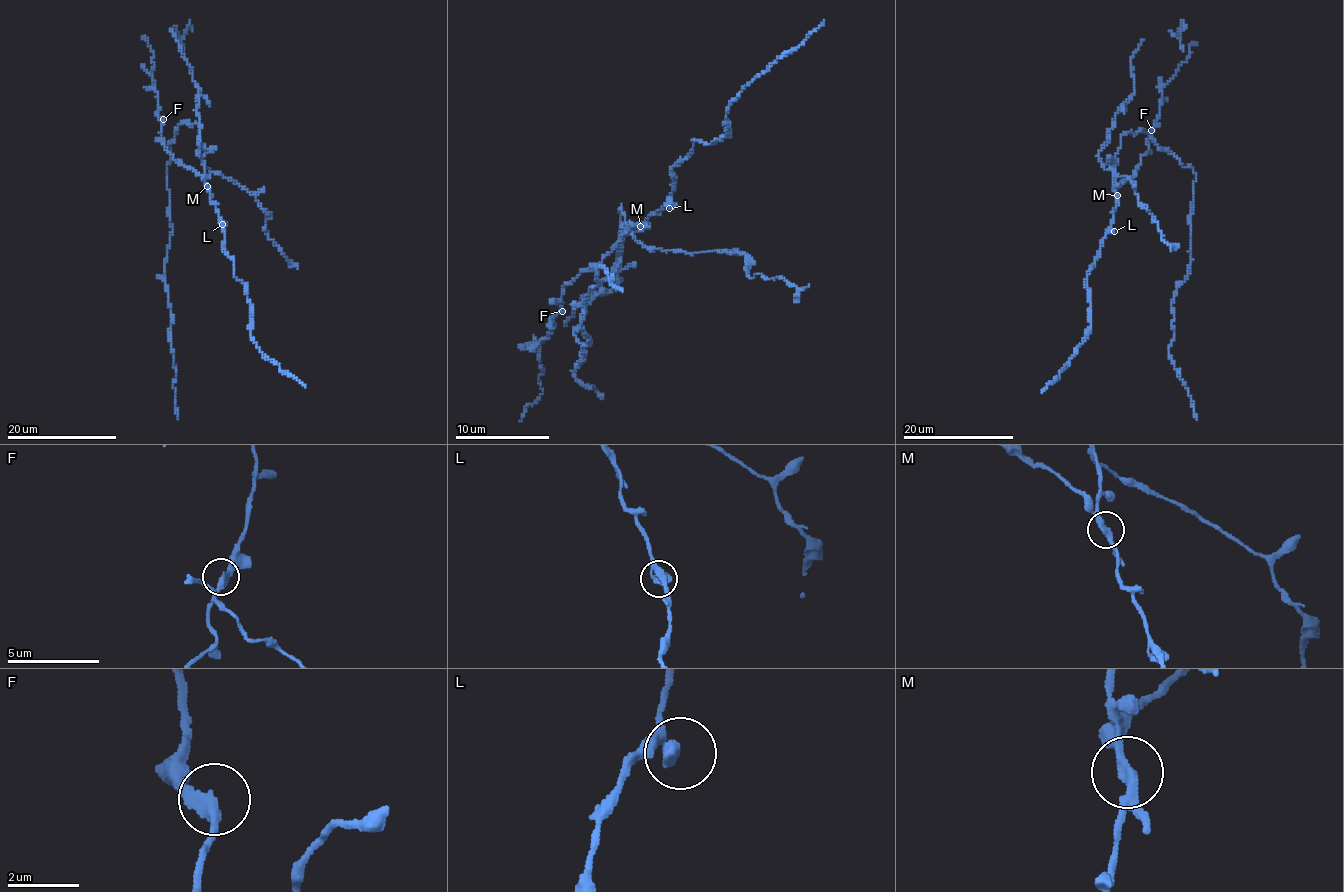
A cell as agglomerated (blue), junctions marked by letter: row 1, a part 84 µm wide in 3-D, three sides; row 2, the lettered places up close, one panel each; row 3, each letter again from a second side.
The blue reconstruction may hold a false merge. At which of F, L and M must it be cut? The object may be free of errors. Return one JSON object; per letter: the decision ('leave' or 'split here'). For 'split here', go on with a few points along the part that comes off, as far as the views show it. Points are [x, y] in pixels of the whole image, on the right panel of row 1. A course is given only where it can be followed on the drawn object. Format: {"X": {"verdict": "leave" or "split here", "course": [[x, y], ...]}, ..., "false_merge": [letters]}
{"F": {"verdict": "leave"}, "L": {"verdict": "leave"}, "M": {"verdict": "split here", "course": [[1116, 196], [1123, 134], [1146, 132], [1194, 171], [1190, 274], [1172, 303], [1169, 354], [1197, 420]]}, "false_merge": ["M"]}

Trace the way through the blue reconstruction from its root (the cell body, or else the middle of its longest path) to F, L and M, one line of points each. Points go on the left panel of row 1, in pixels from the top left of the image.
F: (190, 124), (199, 124), (198, 155), (204, 165), (204, 175), (181, 164), (169, 153), (161, 133), (163, 119)
L: (190, 124), (199, 124), (198, 155), (204, 165), (205, 186), (222, 224)
M: (190, 124), (199, 124), (198, 155), (204, 165), (206, 186)

